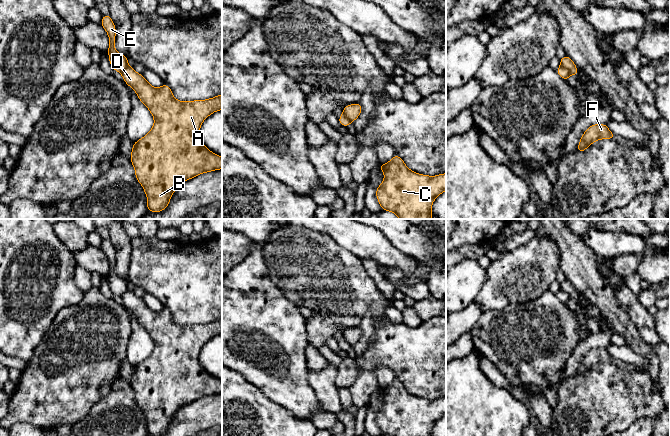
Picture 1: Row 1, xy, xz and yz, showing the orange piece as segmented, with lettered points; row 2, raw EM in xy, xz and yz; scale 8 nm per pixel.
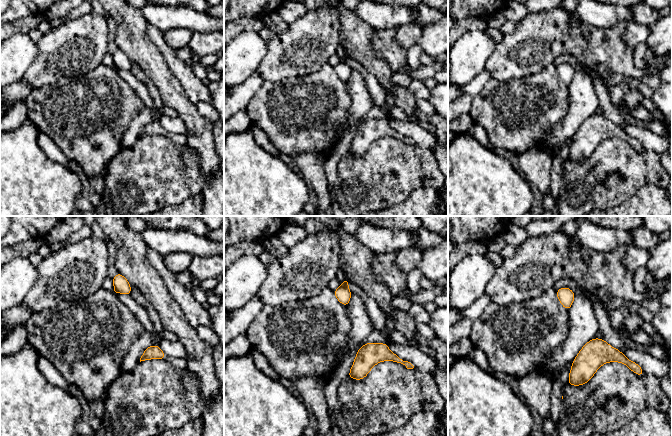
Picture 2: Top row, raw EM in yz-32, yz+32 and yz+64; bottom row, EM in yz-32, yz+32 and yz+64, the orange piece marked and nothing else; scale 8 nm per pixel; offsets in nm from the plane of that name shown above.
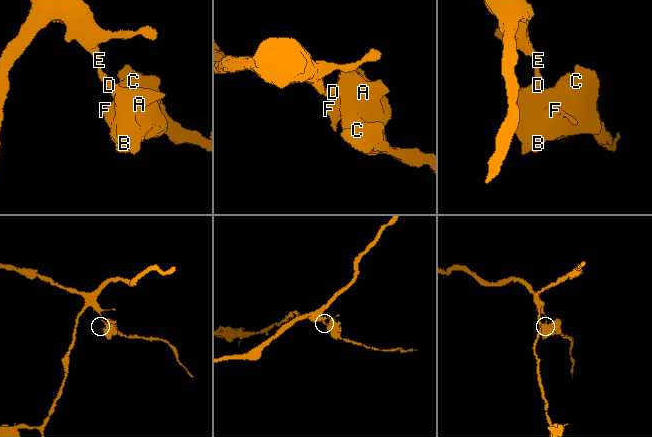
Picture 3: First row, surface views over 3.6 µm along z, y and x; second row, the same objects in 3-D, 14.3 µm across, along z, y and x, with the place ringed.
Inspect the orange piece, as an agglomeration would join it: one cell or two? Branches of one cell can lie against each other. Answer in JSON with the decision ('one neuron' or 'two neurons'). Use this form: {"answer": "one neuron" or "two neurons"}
{"answer": "two neurons"}

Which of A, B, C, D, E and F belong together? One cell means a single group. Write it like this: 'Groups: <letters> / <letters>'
Groups: A B C D F / E

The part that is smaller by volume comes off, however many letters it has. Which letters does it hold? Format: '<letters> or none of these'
A, B, C, D, F

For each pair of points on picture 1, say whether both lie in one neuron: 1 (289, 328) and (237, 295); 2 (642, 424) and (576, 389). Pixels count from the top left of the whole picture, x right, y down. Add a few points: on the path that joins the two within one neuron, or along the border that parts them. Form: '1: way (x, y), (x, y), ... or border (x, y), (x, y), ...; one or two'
1: way (276, 328), (270, 328), (250, 308); one
2: border (652, 415), (640, 417), (630, 425); two

